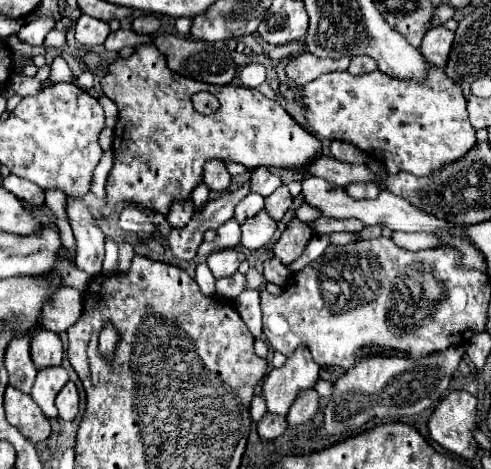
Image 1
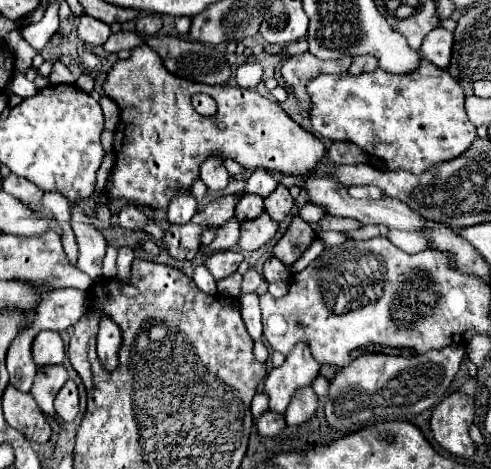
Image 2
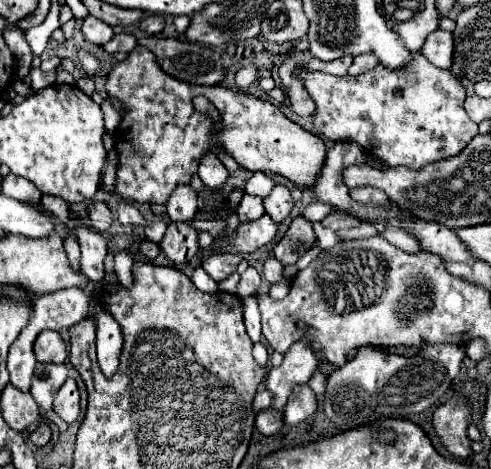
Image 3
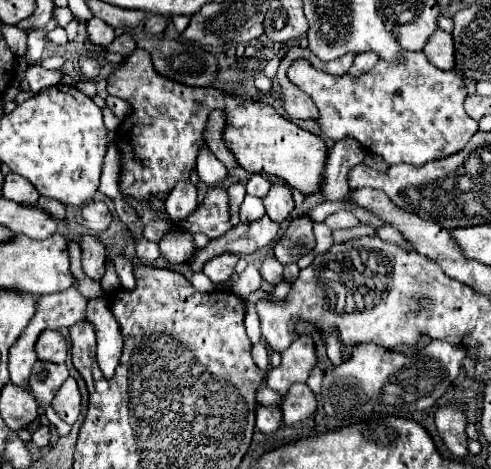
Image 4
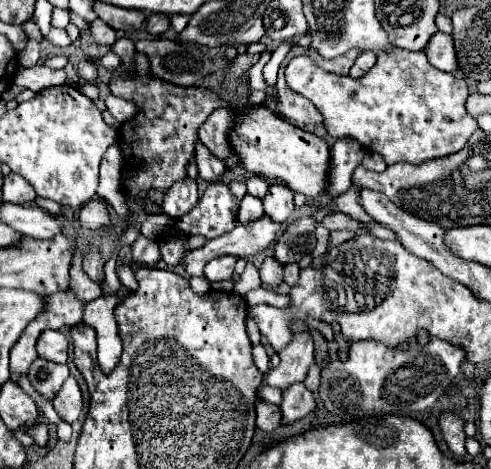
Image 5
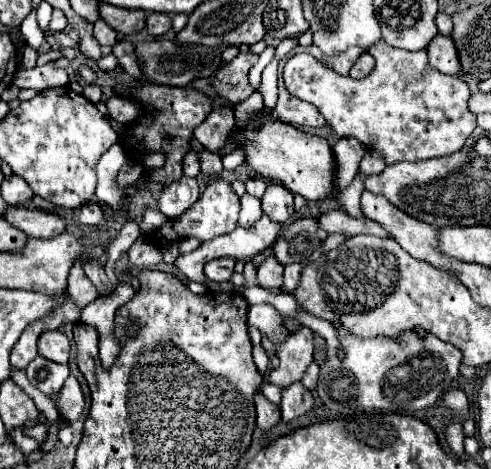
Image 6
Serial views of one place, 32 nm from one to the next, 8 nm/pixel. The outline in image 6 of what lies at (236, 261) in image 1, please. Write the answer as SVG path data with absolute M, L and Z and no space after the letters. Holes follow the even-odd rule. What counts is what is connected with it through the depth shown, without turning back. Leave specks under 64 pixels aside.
M216 258L206 264L204 274L212 282L226 282L234 274L234 264L236 264L234 258Z

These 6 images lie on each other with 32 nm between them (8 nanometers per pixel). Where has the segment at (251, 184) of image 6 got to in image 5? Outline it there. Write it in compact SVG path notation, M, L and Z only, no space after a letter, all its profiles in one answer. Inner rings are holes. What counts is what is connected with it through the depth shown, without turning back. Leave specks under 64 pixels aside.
M252 176L246 180L246 186L248 186L248 194L252 196L258 196L258 198L264 198L266 192L268 192L268 182L266 178L262 176Z

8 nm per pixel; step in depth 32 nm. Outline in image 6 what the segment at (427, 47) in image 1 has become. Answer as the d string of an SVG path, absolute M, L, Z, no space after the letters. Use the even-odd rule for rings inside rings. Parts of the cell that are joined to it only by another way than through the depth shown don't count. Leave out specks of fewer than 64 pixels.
M436 34L432 38L432 42L428 44L426 52L428 52L430 66L434 66L436 70L440 70L444 74L452 74L452 76L460 72L460 60L458 60L454 42L450 36Z

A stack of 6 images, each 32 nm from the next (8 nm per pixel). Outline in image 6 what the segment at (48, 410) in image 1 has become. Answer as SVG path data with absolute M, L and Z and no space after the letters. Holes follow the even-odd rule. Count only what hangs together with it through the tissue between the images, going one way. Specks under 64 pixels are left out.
M42 356L34 358L26 368L26 376L32 382L32 386L36 386L46 396L52 396L52 394L60 392L68 374L70 372L68 372L66 364L56 364L56 362L50 362L50 360L42 358Z

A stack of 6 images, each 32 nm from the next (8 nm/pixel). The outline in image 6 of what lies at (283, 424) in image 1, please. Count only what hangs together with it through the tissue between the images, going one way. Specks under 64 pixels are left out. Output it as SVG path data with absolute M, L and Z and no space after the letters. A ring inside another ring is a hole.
M260 392L256 394L256 424L262 430L270 430L272 426L276 426L280 422L280 408L272 402L268 402Z

